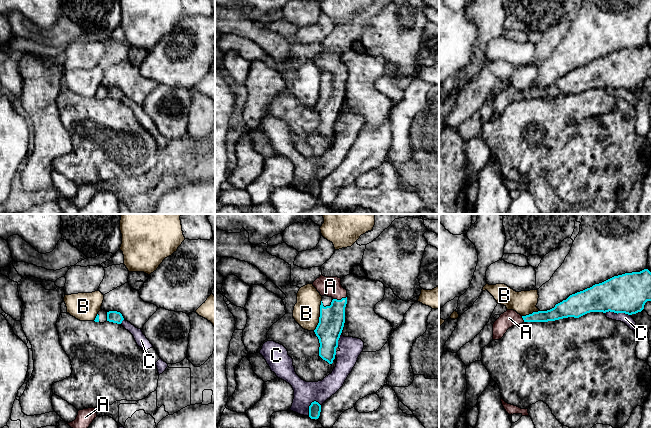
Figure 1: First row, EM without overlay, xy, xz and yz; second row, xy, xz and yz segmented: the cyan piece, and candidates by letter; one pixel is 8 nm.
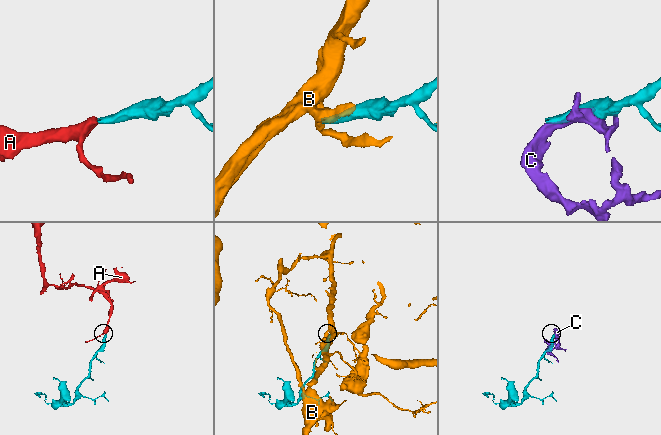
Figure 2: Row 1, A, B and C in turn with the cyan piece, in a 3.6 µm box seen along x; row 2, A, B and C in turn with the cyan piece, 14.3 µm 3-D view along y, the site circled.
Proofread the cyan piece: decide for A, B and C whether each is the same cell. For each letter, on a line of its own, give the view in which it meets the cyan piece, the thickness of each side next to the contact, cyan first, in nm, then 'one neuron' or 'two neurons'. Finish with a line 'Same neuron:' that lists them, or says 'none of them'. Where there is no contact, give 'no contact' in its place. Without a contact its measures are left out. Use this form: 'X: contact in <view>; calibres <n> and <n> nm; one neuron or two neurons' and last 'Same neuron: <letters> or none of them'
A: contact in xz; calibres 200 and 160 nm; one neuron
B: contact in xz; calibres 200 and 220 nm; two neurons
C: contact in yz; calibres 320 and 80 nm; two neurons
Same neuron: A

